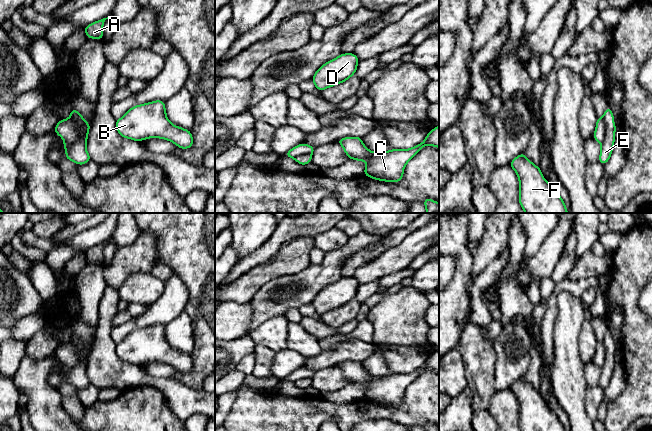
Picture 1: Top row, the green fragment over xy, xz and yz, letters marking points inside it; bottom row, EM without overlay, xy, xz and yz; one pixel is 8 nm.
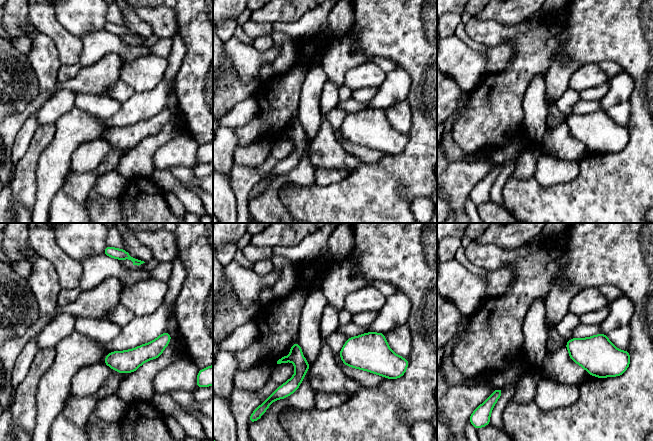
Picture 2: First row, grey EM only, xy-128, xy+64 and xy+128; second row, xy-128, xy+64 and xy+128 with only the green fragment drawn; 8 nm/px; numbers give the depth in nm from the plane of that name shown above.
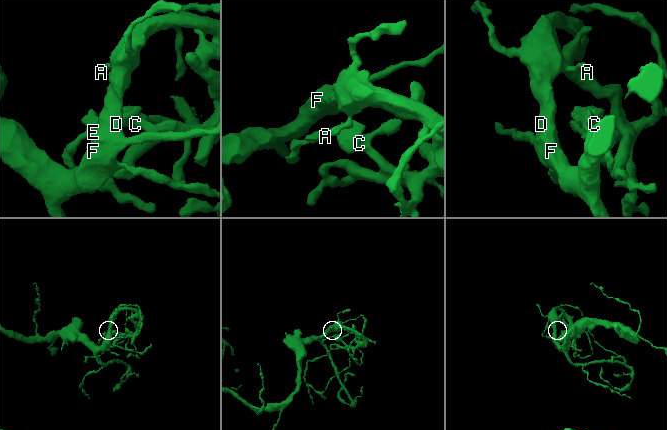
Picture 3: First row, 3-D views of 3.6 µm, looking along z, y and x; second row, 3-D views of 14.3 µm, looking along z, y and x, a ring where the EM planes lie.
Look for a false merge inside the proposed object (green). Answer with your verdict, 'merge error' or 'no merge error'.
merge error

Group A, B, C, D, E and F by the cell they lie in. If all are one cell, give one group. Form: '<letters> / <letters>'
A B C D F / E

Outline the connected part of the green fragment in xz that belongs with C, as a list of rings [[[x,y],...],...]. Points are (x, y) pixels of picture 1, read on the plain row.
[[[439,350],[429,355],[422,367],[410,373],[372,376],[365,371],[360,361],[345,361],[336,366],[343,371],[348,382],[367,386],[364,399],[380,405],[400,406],[405,389],[421,372],[427,369],[439,372]]]

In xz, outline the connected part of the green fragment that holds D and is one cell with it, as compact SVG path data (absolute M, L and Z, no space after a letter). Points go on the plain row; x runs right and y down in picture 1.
M354 277L340 278L323 288L313 299L312 305L319 315L343 307L356 297L359 283Z

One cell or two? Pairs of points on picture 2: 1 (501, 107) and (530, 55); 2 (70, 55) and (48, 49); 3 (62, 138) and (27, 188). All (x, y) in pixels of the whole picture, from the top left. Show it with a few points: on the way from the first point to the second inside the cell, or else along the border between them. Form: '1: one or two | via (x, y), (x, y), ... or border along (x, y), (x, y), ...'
1: one | via (501, 94), (522, 68)
2: two | border along (43, 33), (53, 41), (62, 64)
3: two | border along (42, 153), (36, 170), (36, 200)

